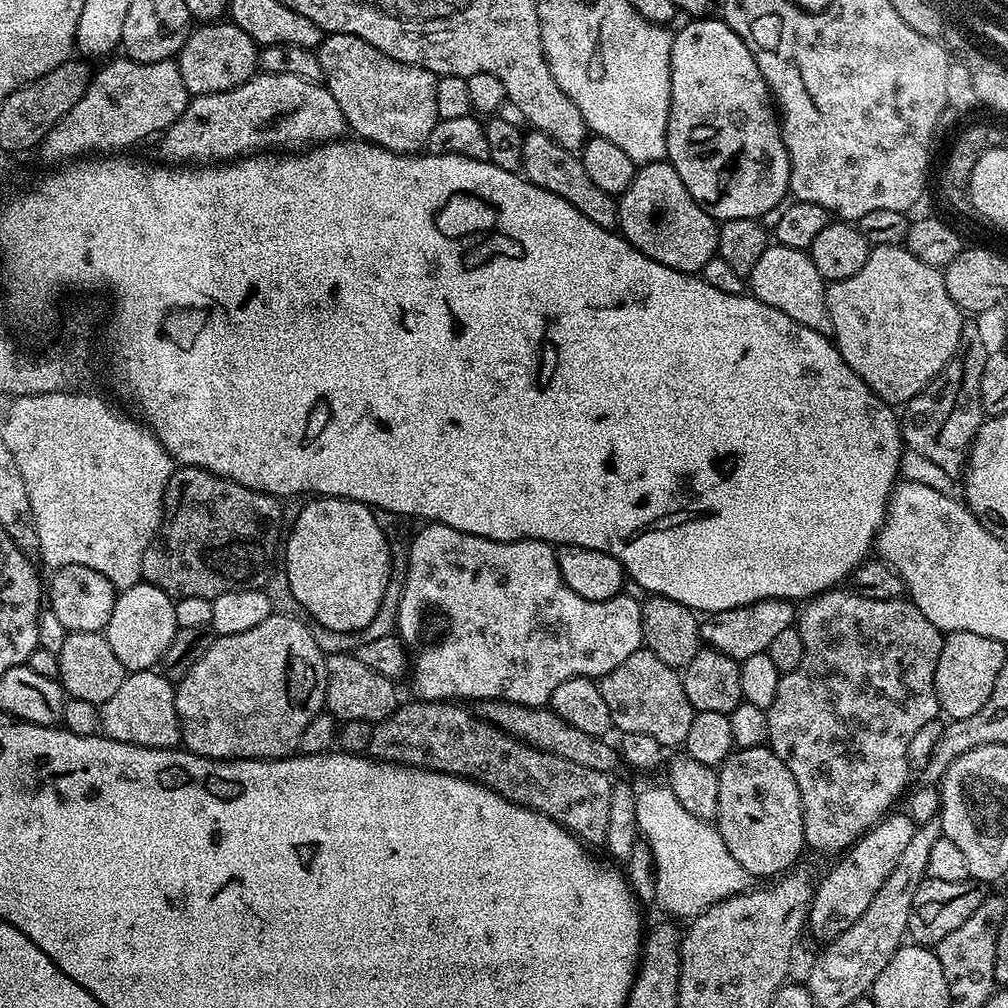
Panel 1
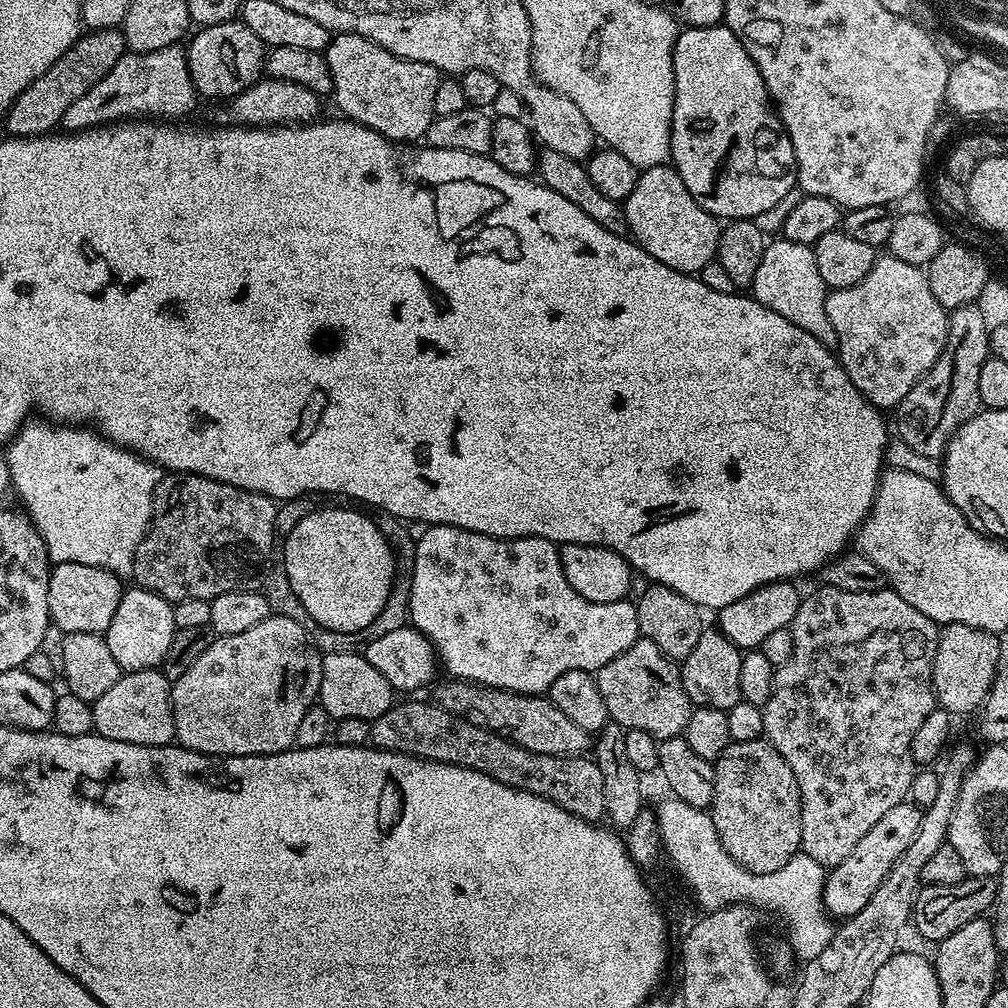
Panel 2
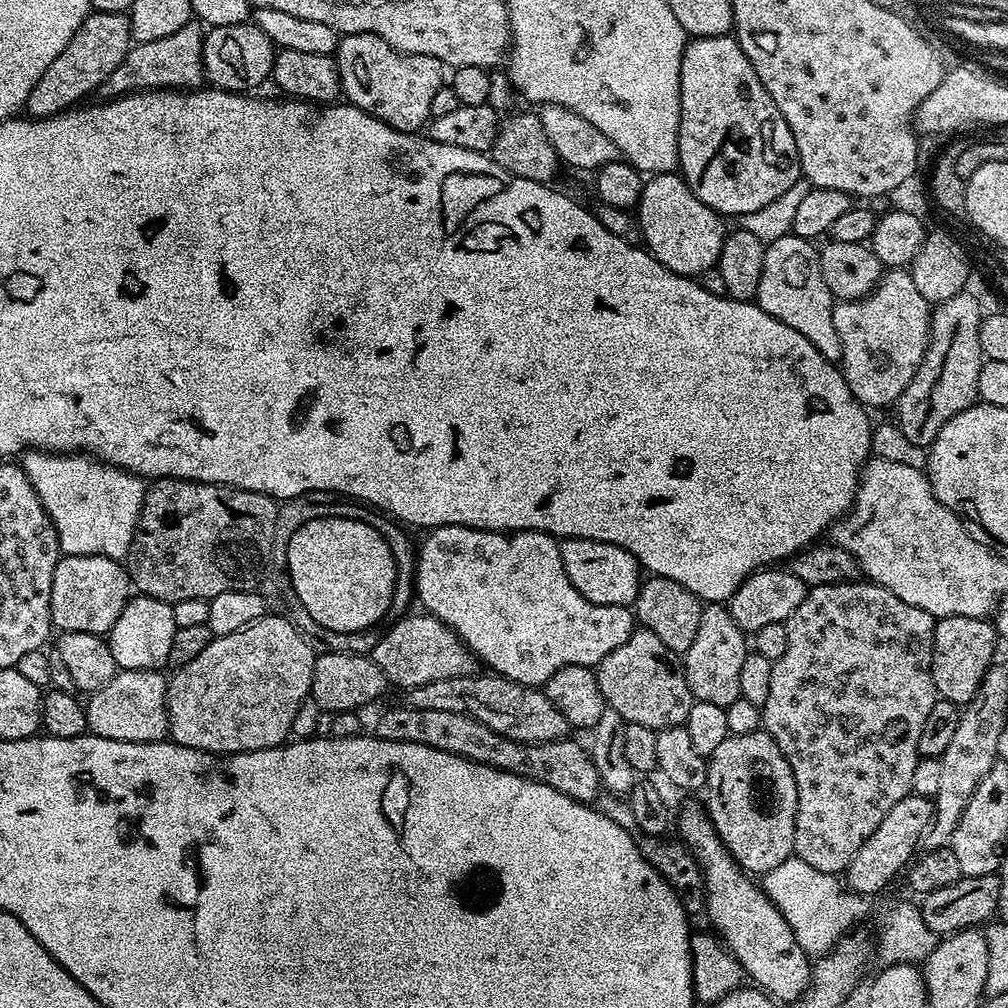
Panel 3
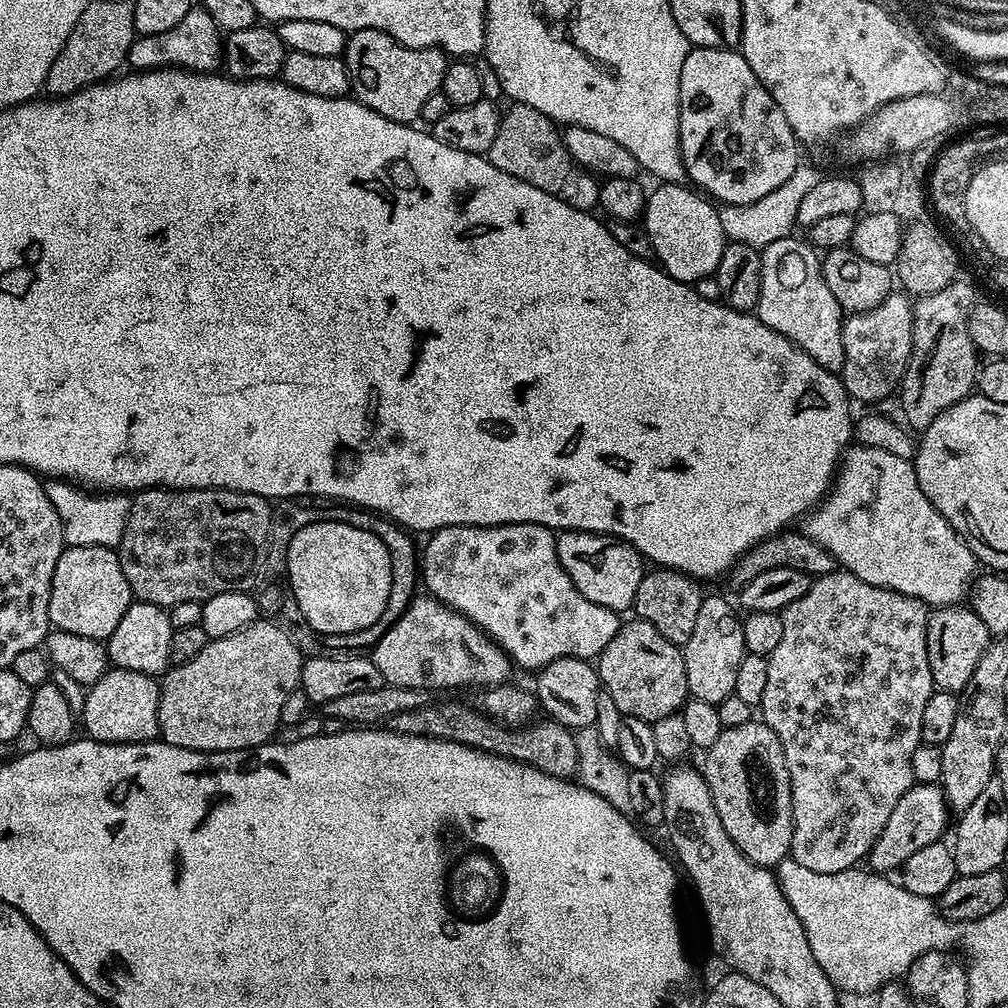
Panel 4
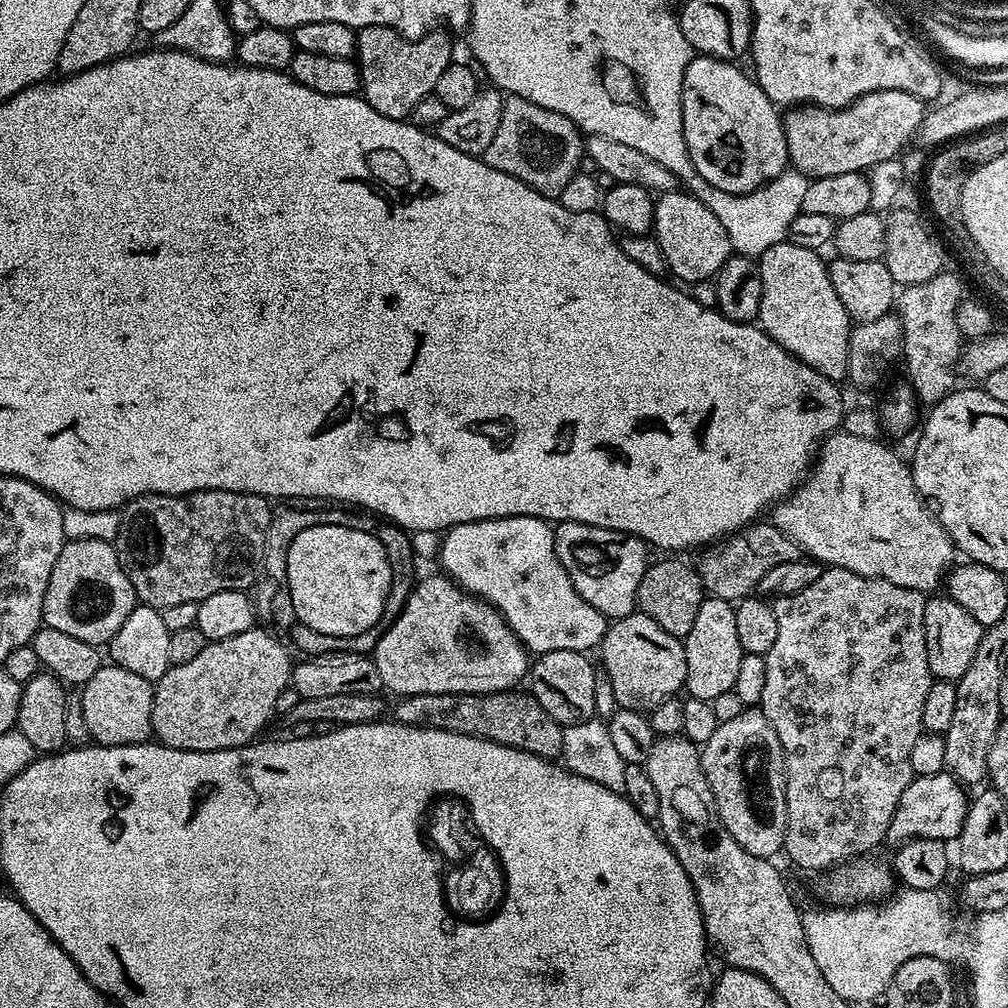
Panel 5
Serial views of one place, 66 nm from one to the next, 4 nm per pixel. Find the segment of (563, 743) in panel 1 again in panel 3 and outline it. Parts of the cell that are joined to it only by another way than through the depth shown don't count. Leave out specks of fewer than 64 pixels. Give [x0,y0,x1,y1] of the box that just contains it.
[406,675,569,744]

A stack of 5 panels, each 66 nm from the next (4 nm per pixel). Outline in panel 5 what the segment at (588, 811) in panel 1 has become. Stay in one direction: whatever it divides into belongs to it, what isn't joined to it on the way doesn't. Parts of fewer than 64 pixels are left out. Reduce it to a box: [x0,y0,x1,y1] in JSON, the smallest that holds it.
[395,690,564,761]

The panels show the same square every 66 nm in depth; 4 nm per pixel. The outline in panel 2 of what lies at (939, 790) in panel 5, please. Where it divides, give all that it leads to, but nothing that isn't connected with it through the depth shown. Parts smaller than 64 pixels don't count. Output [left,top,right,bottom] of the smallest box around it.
[824,802,921,918]

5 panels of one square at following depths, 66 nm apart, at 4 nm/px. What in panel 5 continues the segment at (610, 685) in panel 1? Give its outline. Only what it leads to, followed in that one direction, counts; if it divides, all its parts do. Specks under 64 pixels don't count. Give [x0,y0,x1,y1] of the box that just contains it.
[598,611,686,714]

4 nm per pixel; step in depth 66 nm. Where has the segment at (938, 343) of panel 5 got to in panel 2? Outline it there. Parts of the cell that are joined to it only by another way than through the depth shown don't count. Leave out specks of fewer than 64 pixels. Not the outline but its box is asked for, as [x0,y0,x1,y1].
[894,303,990,457]

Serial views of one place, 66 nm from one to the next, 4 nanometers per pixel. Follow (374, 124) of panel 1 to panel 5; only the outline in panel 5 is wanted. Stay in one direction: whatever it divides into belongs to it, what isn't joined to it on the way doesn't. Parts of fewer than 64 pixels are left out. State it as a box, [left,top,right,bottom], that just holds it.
[355,26,453,121]

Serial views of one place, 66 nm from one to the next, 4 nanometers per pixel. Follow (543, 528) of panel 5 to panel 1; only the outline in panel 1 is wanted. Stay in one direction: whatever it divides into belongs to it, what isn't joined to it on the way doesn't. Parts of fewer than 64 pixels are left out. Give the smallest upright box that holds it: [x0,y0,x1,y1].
[396,523,644,708]

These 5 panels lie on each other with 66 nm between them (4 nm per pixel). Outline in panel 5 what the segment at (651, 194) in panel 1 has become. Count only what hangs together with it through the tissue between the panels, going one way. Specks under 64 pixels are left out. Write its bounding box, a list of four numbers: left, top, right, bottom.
[652,190,733,286]

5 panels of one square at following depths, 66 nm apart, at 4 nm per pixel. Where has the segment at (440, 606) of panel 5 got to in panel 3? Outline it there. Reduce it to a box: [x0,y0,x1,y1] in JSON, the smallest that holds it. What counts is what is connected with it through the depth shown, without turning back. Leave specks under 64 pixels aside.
[370,614,478,690]

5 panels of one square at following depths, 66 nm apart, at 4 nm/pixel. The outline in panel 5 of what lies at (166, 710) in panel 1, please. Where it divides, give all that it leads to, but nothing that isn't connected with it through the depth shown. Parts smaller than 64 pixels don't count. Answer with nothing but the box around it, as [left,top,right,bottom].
[79,662,153,746]

